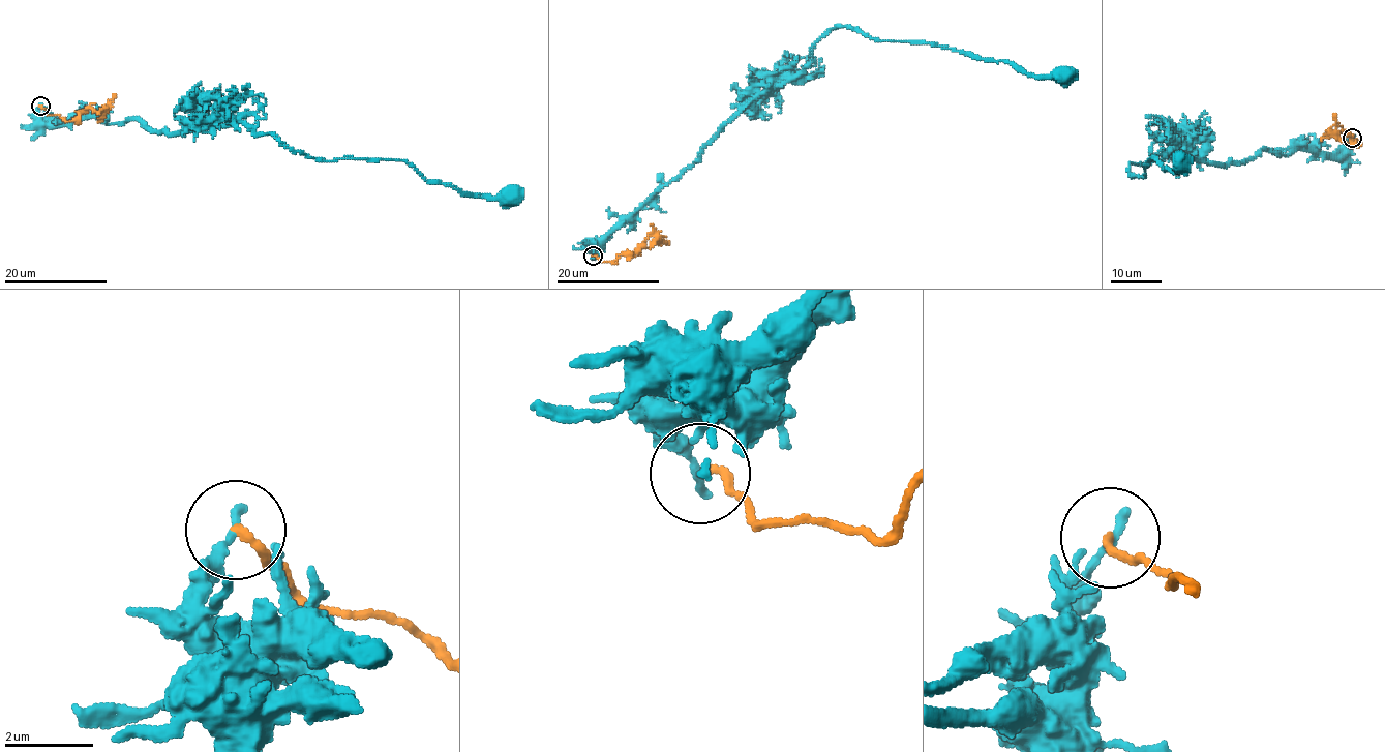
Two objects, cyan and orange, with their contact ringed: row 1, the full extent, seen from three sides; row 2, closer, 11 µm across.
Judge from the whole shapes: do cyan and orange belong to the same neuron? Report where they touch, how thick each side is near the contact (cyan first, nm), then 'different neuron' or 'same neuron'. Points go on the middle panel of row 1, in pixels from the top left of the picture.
place (593, 256); calibres 240 and 180 nm; different neuron

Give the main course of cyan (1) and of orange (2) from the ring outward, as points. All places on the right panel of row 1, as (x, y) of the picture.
1: (1351, 138), (1331, 154), (1265, 148), (1225, 166), (1174, 148), (1130, 174), (1143, 177), (1151, 156), (1179, 166)
2: (1351, 138), (1360, 144), (1352, 145), (1348, 136), (1337, 132), (1329, 134), (1335, 128), (1334, 114)

